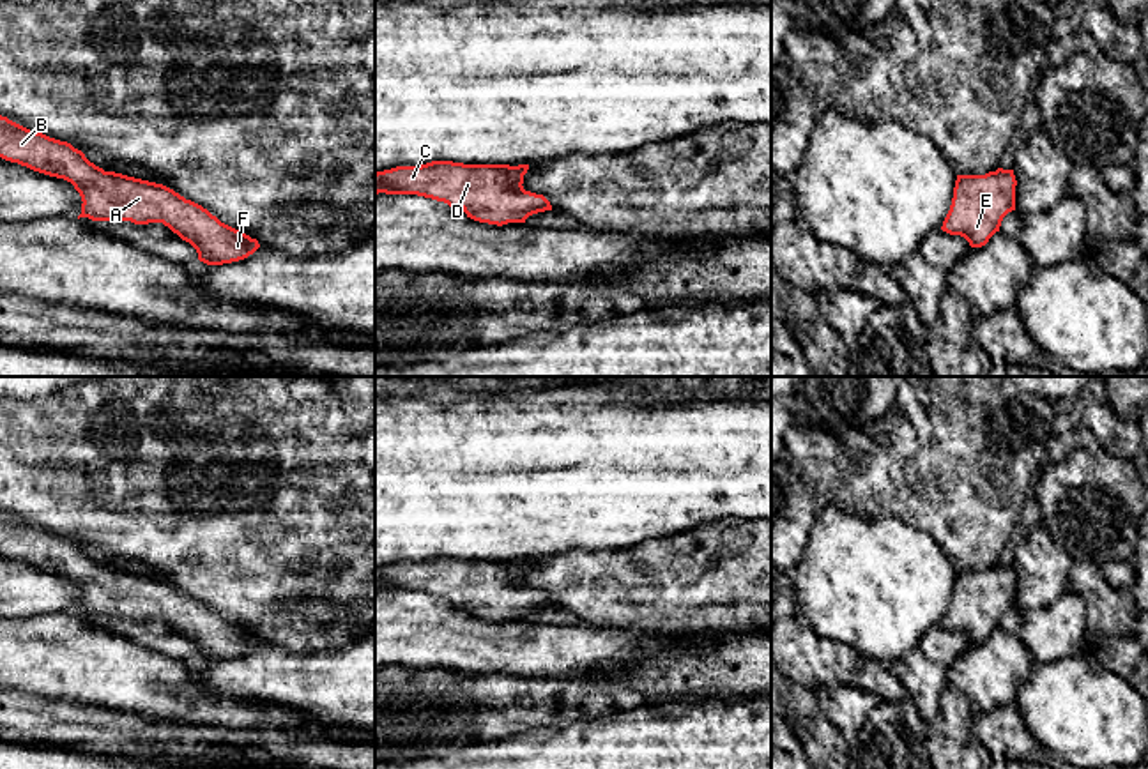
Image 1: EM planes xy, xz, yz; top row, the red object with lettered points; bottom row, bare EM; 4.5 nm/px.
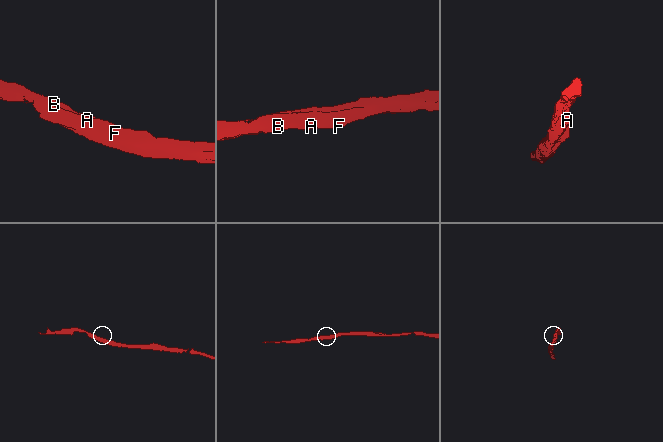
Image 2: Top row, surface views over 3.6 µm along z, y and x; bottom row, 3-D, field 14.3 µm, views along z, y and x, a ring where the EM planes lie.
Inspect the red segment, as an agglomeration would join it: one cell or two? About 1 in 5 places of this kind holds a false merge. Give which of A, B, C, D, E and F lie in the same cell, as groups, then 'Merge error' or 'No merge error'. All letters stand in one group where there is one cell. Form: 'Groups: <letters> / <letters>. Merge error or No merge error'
Groups: A B C D E F. No merge error

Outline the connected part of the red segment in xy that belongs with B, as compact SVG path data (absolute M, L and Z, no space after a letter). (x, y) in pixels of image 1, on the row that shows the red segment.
M2 115L0 157L71 182L83 202L78 219L163 223L189 242L198 260L207 265L239 262L260 247L256 239L221 223L207 209L173 189L104 171L71 143L30 131Z

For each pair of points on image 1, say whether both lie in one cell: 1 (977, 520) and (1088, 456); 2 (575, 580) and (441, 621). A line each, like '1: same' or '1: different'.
1: different
2: different

